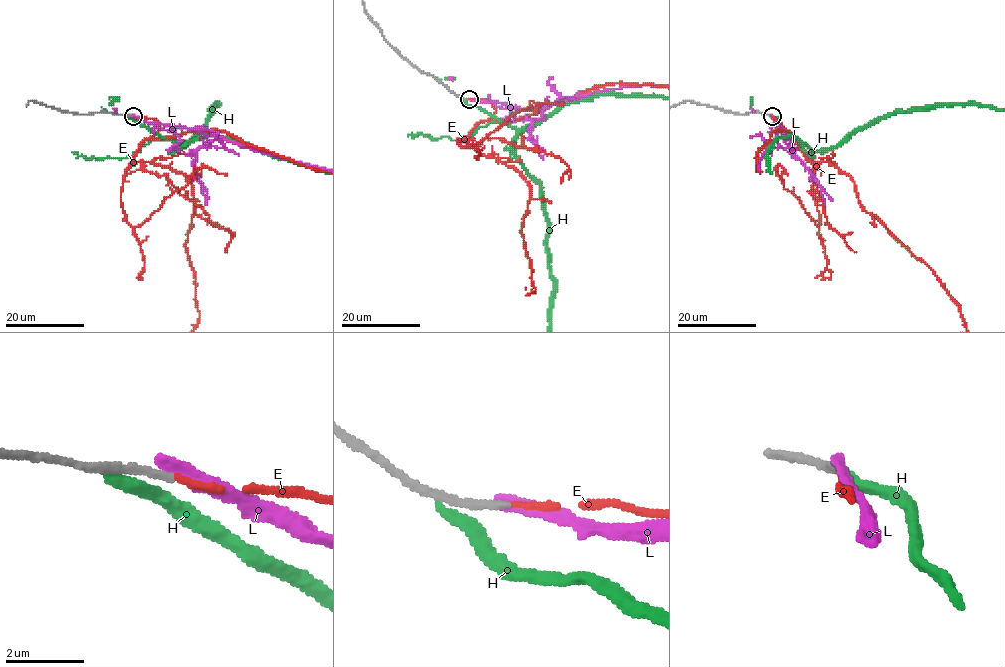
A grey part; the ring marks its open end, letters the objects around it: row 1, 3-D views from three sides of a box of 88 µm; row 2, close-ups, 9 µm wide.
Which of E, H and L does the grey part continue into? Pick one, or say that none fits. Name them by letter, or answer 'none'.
E

